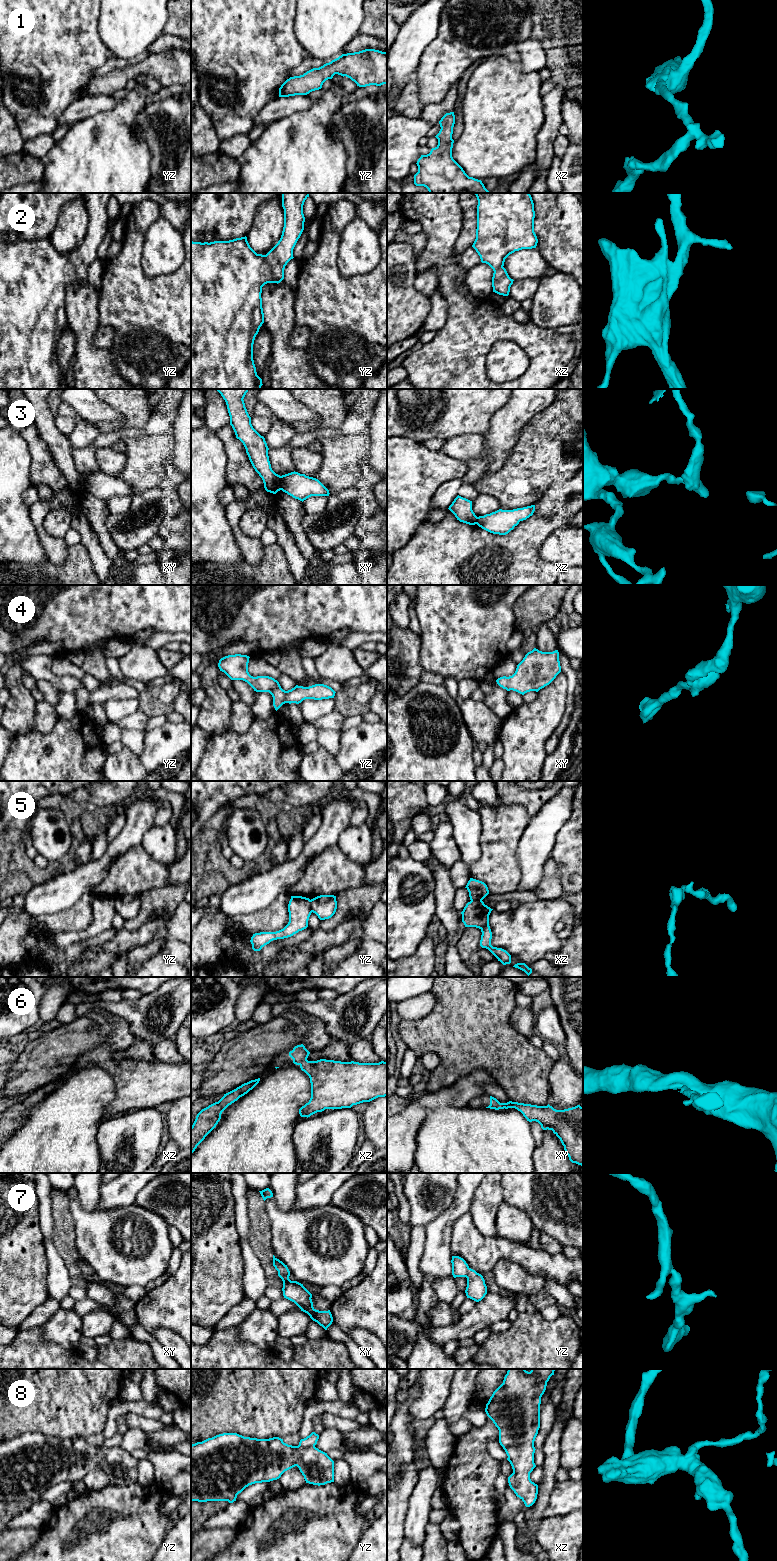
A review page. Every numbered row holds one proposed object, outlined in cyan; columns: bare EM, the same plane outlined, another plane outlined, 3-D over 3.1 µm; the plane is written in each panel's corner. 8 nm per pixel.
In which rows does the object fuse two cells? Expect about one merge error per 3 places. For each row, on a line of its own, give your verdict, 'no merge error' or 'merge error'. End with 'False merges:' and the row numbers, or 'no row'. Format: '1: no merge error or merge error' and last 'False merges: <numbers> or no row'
1: no merge error
2: no merge error
3: merge error
4: no merge error
5: merge error
6: no merge error
7: no merge error
8: merge error
False merges: 3, 5, 8

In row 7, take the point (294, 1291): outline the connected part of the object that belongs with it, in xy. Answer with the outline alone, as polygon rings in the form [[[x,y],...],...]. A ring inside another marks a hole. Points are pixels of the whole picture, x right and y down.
[[[273,1255],[273,1266],[278,1271],[278,1276],[283,1281],[283,1296],[284,1298],[294,1302],[301,1311],[307,1313],[310,1318],[322,1326],[325,1330],[332,1324],[333,1317],[328,1311],[319,1311],[313,1307],[312,1294],[297,1281],[289,1279],[290,1271],[282,1261]]]

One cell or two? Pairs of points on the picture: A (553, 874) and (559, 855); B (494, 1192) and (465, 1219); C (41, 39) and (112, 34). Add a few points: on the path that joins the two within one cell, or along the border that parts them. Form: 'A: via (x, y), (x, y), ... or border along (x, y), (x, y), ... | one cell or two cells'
A: border along (550, 857), (558, 867), (559, 880), (562, 886) | two cells
B: border along (469, 1211), (474, 1226), (482, 1234) | two cells
C: border along (100, 11), (99, 35), (108, 49) | two cells

